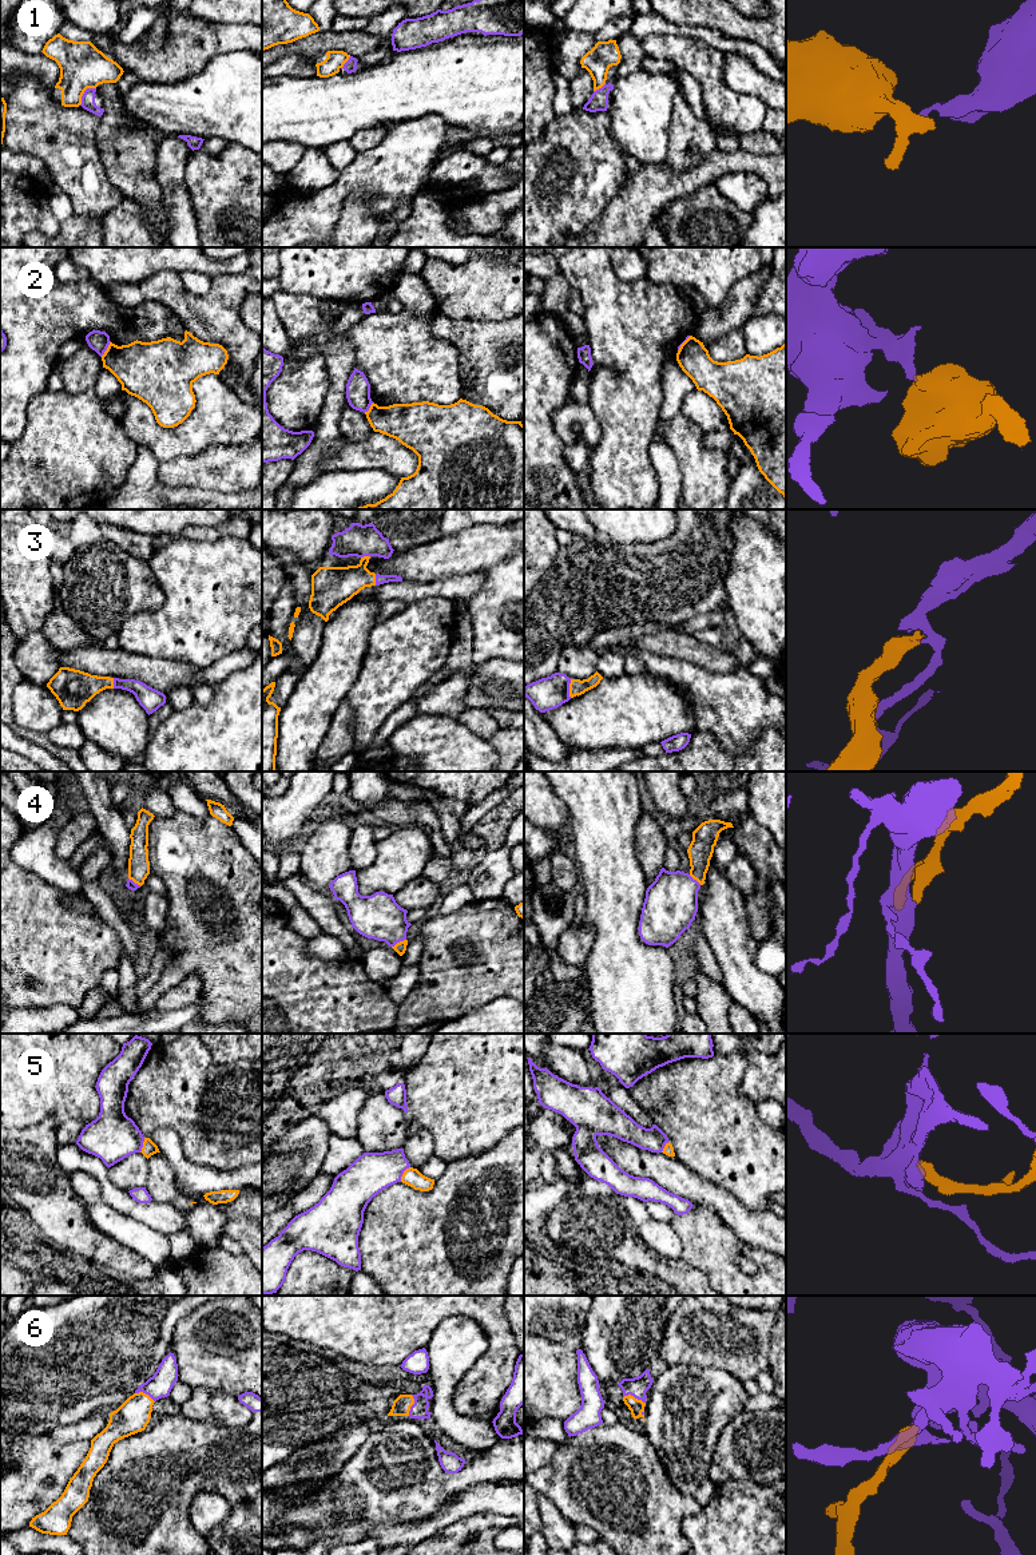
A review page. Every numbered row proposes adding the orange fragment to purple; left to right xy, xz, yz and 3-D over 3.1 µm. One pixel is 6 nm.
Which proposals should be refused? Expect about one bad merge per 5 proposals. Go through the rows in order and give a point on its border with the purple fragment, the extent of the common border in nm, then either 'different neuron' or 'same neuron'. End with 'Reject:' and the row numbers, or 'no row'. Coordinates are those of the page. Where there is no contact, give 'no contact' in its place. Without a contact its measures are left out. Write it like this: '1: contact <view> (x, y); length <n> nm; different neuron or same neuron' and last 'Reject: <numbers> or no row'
1: contact xy (84, 92); length 150 nm; different neuron
2: contact xy (106, 349); length 110 nm; different neuron
3: contact yz (568, 689); length 110 nm; same neuron
4: contact xz (399, 941); length 100 nm; same neuron
5: contact xz (403, 1173); length 110 nm; same neuron
6: contact yz (634, 1396); length 140 nm; same neuron
Reject: 1, 2

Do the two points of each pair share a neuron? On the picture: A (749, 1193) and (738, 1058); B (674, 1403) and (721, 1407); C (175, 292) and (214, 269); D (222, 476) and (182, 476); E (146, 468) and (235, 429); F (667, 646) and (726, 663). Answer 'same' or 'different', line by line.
A: same
B: same
C: different
D: same
E: different
F: same

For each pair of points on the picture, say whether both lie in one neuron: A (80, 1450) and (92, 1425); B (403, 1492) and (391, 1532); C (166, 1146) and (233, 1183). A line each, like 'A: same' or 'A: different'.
A: different
B: different
C: same

